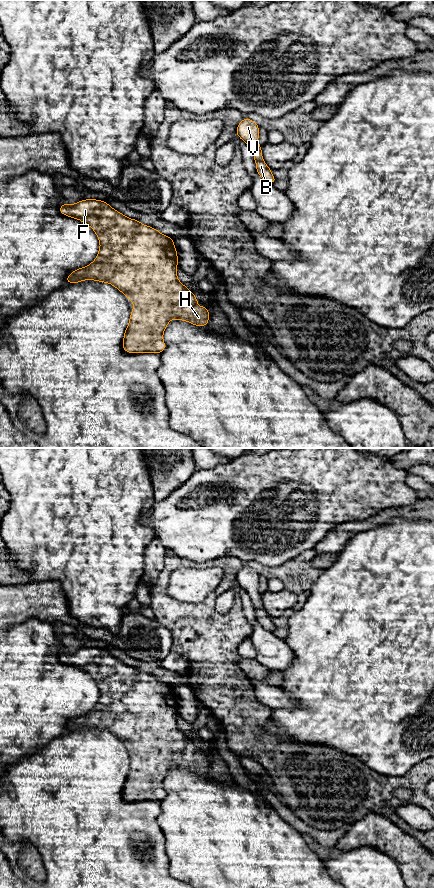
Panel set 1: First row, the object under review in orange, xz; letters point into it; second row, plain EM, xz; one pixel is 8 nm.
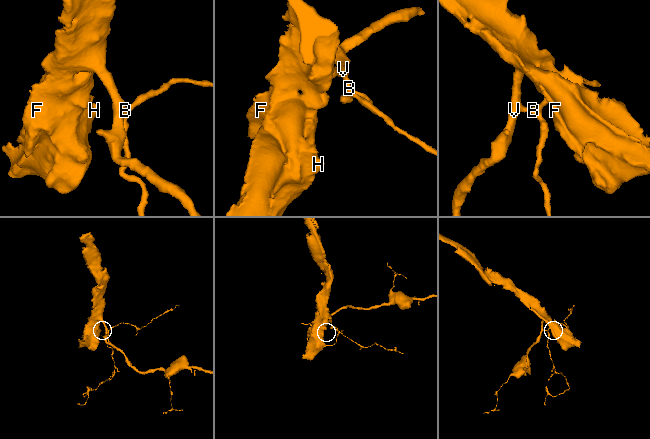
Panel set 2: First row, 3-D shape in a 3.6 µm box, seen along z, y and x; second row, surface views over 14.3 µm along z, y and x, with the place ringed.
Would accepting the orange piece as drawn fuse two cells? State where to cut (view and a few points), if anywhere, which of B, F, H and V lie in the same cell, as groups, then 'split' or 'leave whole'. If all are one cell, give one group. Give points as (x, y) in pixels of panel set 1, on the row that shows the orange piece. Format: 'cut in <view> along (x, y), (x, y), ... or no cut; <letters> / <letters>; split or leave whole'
no cut; B F H V; leave whole

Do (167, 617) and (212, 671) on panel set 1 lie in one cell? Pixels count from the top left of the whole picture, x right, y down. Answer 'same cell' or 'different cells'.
same cell

